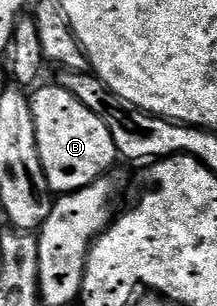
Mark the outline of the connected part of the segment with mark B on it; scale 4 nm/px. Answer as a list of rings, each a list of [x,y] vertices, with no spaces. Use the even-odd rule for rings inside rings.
[[[39,87],[31,92],[30,98],[38,157],[42,161],[49,191],[57,196],[68,195],[90,185],[95,179],[105,178],[111,172],[108,170],[118,163],[114,137],[110,137],[108,126],[65,87]]]

